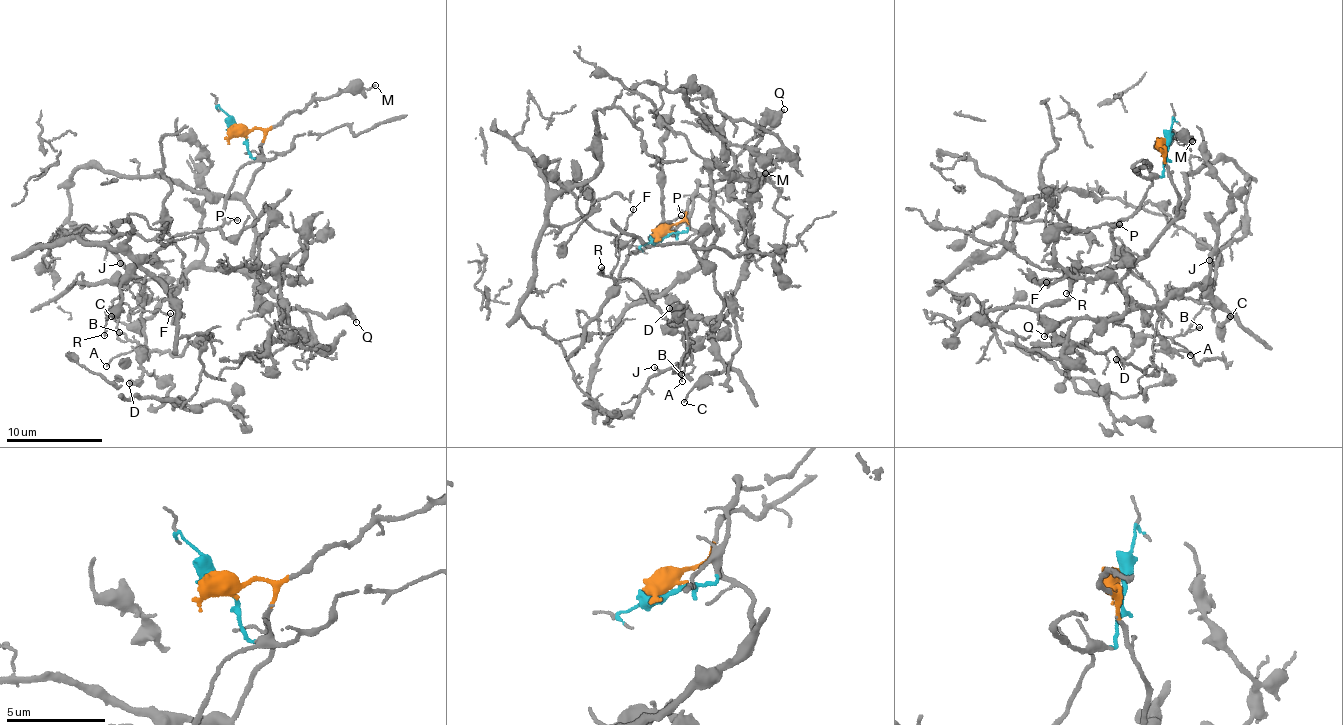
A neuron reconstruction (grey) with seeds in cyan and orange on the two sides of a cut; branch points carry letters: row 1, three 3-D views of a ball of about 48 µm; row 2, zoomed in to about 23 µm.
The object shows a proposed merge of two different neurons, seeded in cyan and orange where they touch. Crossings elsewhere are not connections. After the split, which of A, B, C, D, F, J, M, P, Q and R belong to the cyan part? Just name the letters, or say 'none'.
A, B, D, F, P, R

